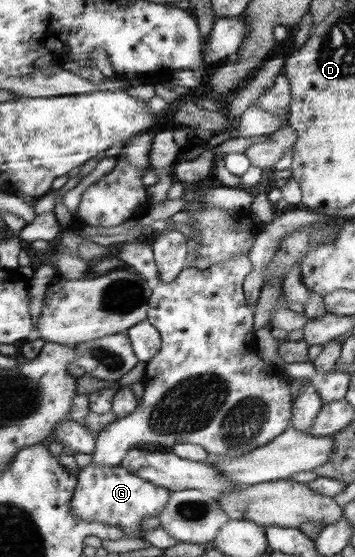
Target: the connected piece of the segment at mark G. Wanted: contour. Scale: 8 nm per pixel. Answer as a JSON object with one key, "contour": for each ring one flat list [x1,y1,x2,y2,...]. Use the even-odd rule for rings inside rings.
{"contour":[[92,463,79,470,77,479,77,490,71,501,72,515,87,521,117,525,129,539,138,537,143,519,159,516,172,494,171,490,149,483,121,465,111,467]]}

